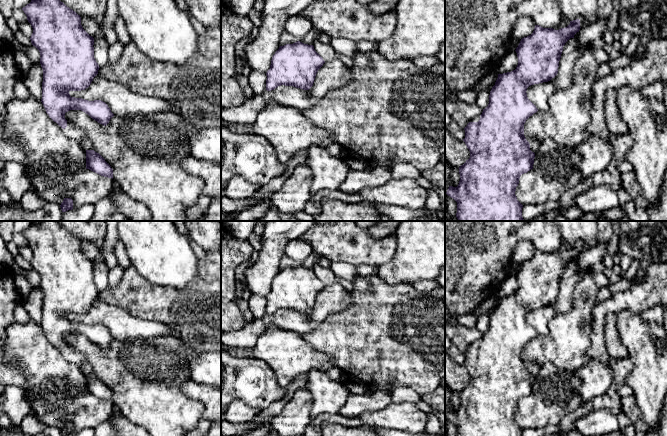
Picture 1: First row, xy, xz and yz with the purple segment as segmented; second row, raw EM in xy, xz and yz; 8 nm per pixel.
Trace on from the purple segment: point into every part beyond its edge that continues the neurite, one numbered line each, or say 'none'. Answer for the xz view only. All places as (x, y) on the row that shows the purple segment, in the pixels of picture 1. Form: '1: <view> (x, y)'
none

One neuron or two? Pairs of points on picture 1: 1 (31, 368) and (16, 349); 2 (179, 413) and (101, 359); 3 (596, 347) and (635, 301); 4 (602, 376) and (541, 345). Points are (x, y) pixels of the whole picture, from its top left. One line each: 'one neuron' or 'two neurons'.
1: one neuron
2: one neuron
3: one neuron
4: two neurons

